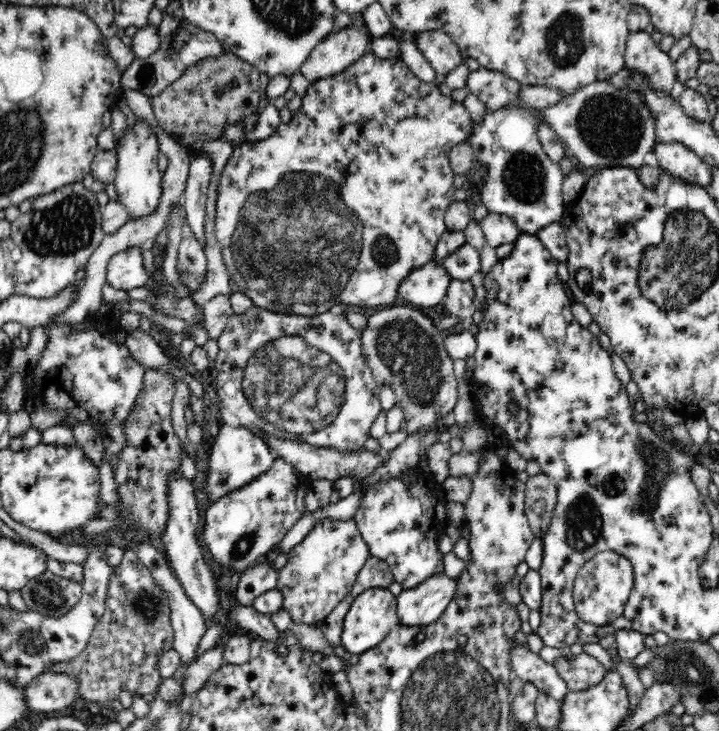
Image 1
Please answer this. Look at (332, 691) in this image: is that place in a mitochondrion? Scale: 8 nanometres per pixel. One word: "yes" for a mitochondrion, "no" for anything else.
no

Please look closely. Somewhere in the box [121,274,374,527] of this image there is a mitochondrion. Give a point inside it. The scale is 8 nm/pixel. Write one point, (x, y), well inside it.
(284, 384)

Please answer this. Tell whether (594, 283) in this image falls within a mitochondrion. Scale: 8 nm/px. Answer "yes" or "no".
no

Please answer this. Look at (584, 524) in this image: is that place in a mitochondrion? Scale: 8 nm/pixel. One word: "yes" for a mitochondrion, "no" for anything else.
yes

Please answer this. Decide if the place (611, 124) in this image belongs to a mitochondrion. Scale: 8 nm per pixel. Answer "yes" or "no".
yes

